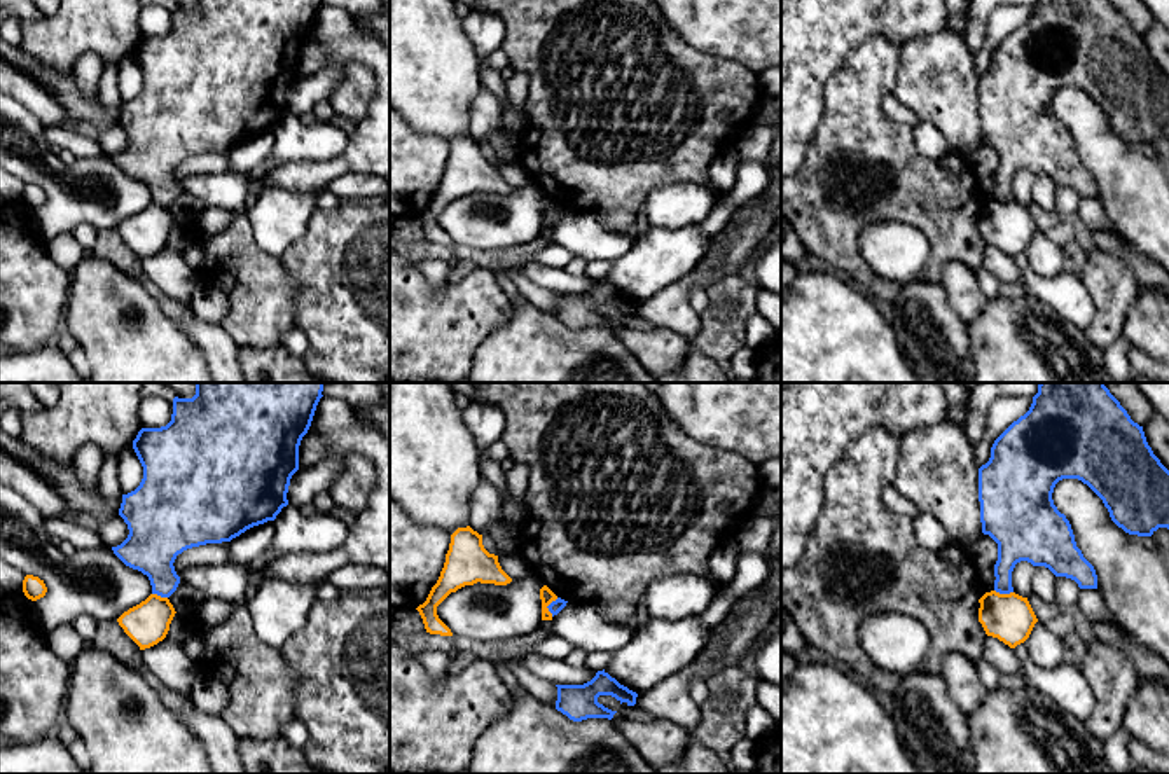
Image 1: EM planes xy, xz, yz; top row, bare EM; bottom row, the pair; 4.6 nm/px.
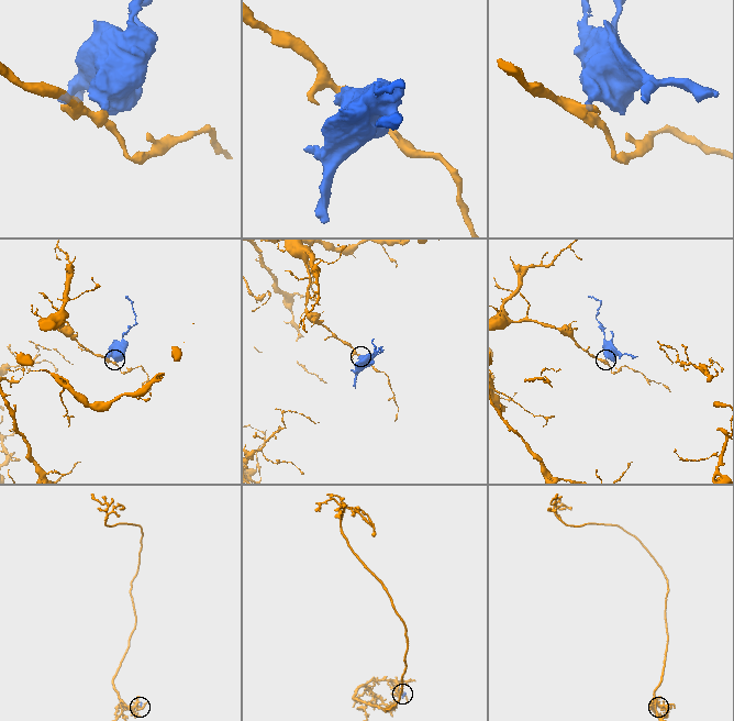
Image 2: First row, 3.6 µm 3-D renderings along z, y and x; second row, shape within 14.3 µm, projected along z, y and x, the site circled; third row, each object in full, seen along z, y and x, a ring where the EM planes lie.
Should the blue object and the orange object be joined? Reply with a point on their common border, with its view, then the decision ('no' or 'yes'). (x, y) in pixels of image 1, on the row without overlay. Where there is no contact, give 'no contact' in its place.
meets blue in xz at (547, 215); no

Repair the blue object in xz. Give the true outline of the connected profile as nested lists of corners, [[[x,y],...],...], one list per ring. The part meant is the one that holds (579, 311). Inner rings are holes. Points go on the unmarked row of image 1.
[[[605,278],[598,280],[596,285],[584,294],[556,294],[557,309],[556,318],[566,323],[573,330],[587,327],[608,327],[612,328],[617,320],[612,320],[598,311],[599,304],[612,304],[620,313],[636,313],[638,302],[620,294]]]

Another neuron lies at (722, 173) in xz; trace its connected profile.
[[[725,149],[708,168],[708,187],[715,192],[727,192],[734,187],[741,157],[737,149]]]

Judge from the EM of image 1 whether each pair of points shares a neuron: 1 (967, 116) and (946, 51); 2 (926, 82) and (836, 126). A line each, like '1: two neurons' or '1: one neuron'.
1: one neuron
2: two neurons

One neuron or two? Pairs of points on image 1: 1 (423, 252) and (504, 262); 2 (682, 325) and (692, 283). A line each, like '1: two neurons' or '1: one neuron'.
1: one neuron
2: one neuron

